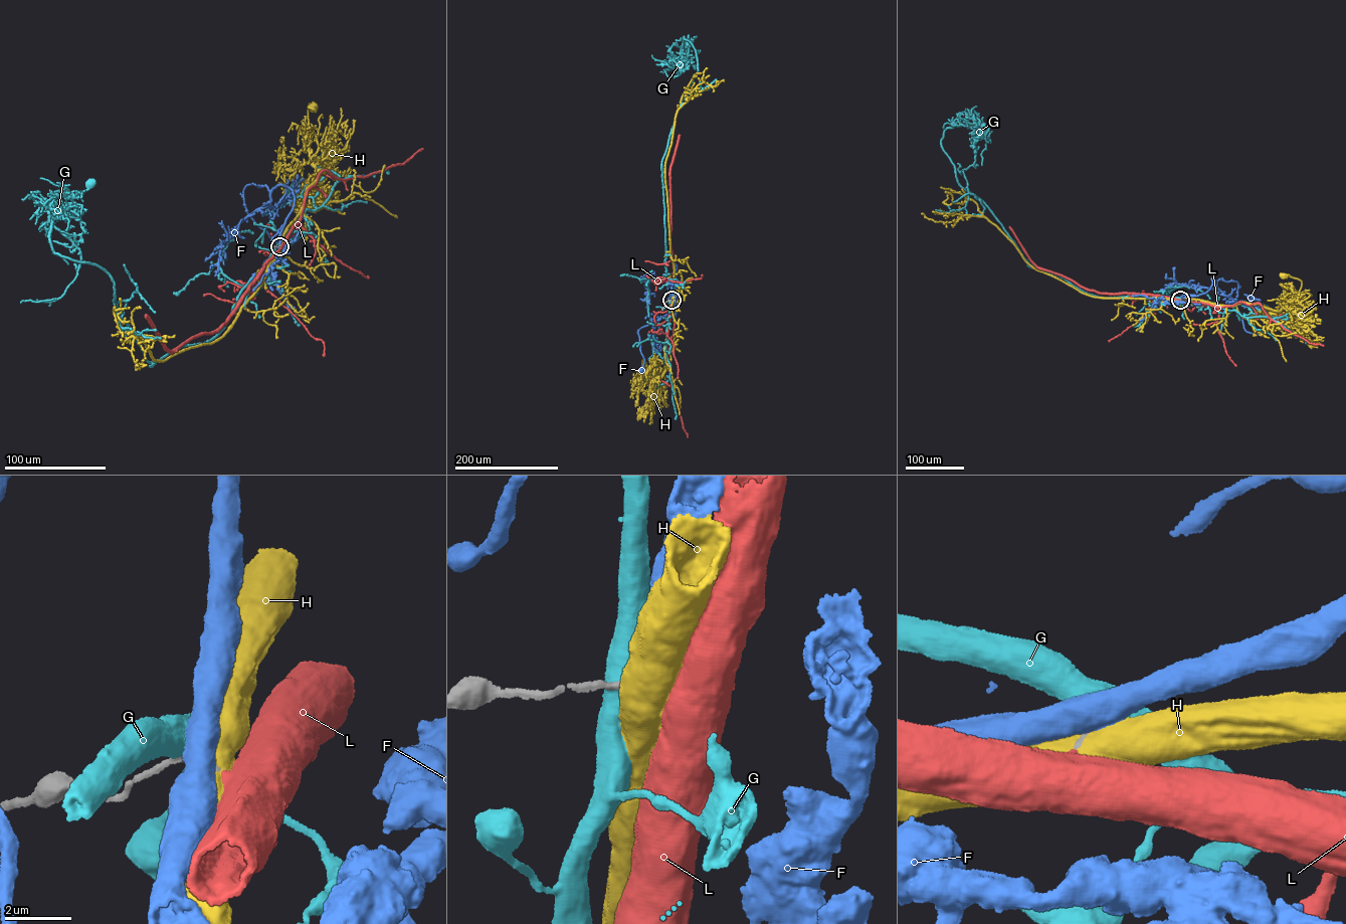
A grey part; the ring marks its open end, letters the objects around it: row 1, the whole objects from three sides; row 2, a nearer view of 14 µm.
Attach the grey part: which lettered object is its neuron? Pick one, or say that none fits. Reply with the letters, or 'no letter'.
L

